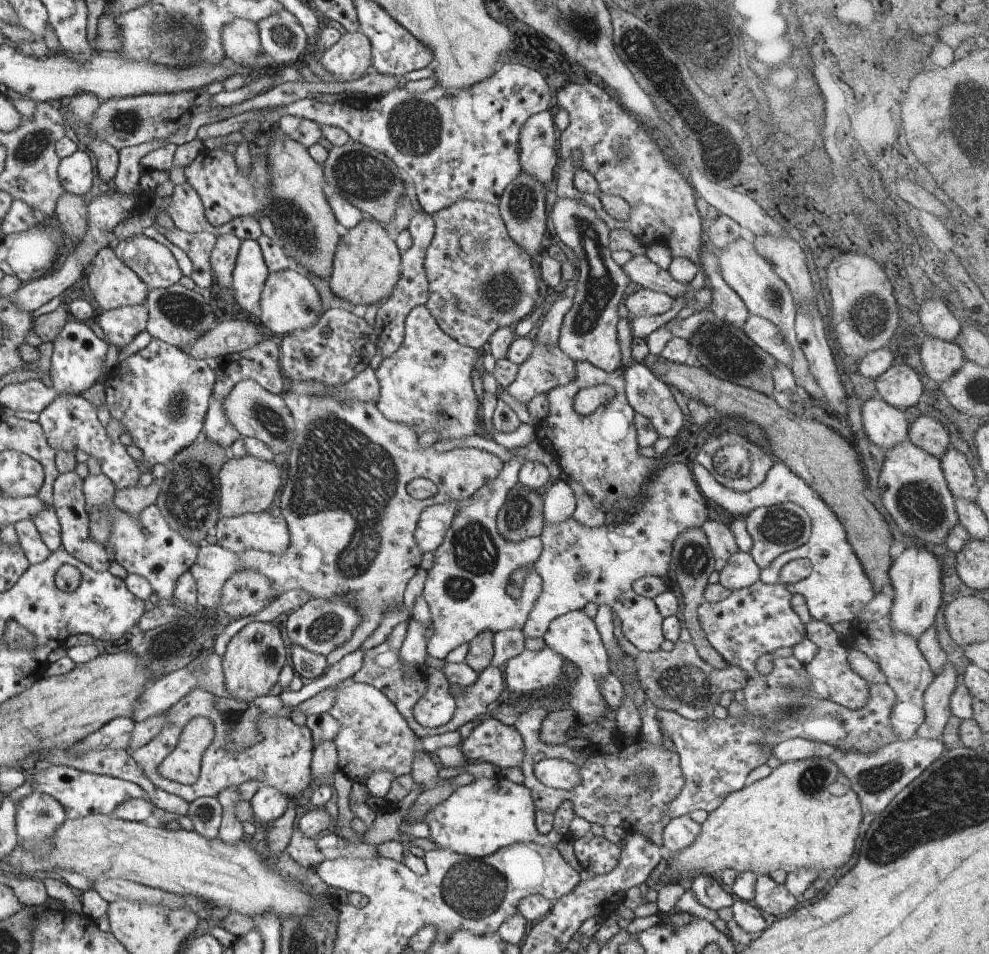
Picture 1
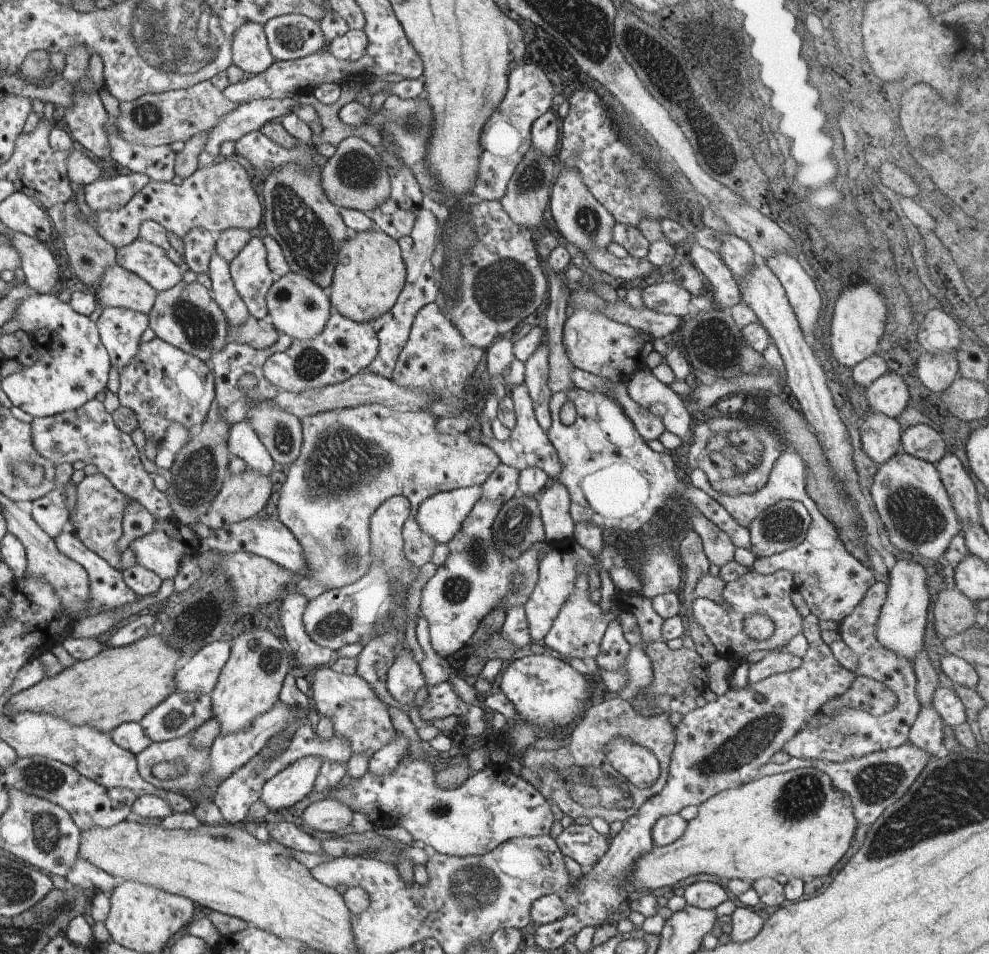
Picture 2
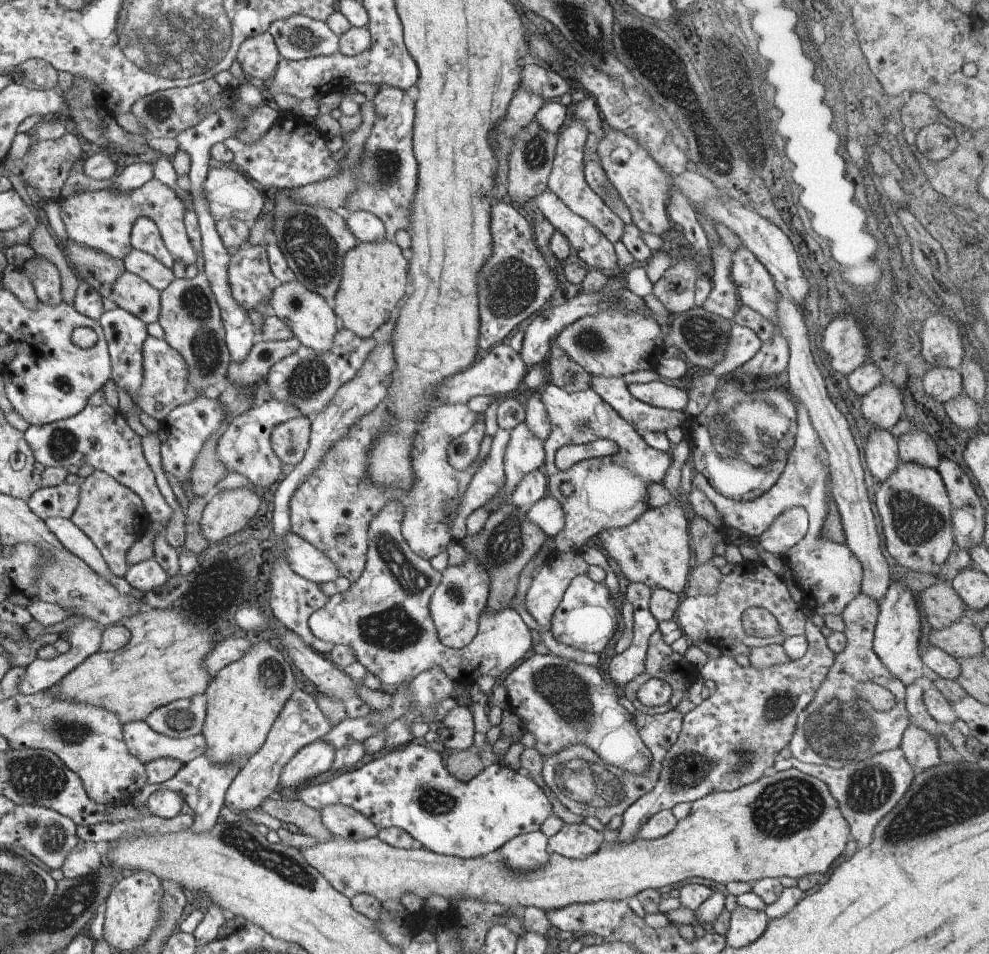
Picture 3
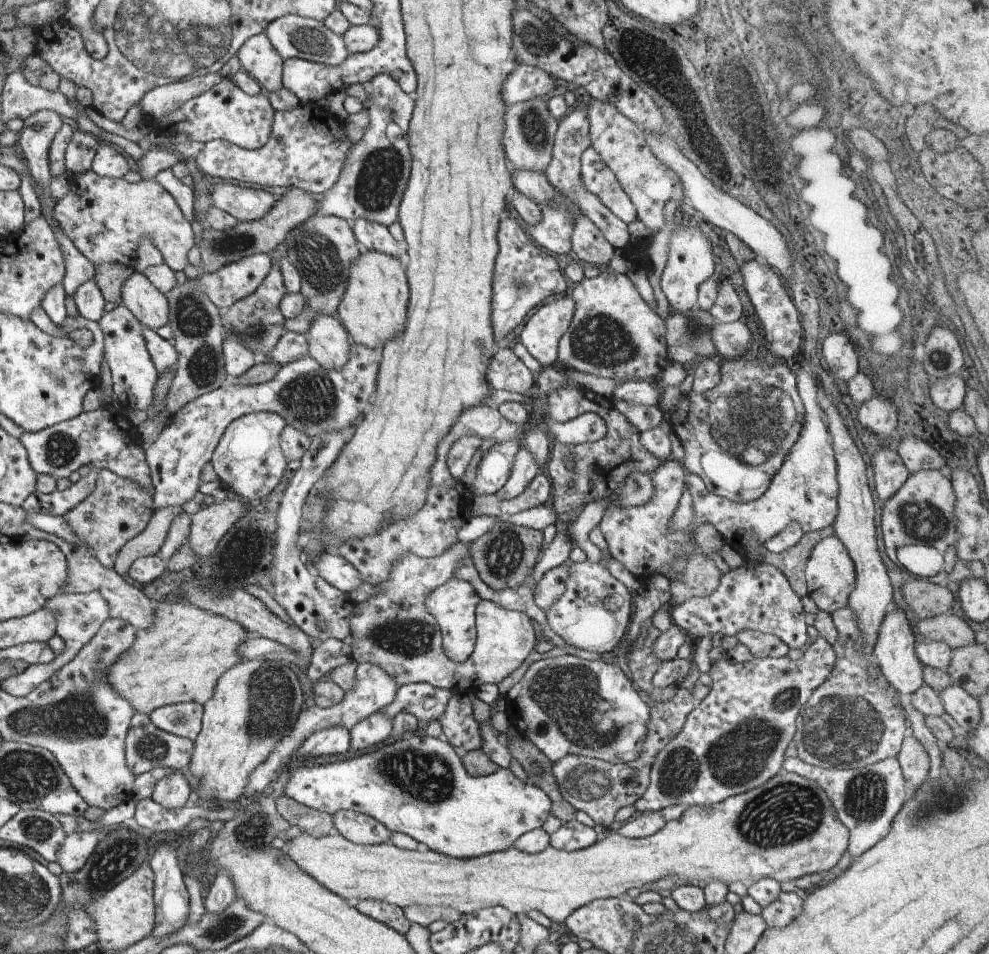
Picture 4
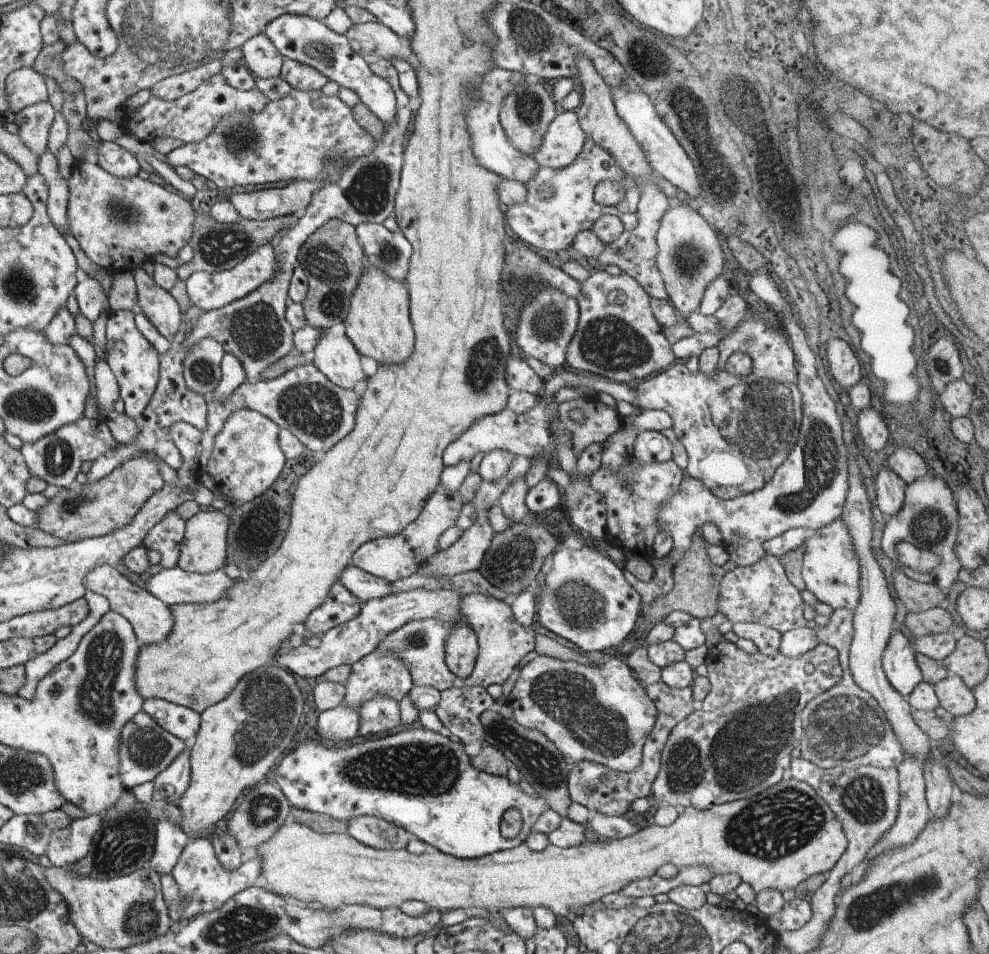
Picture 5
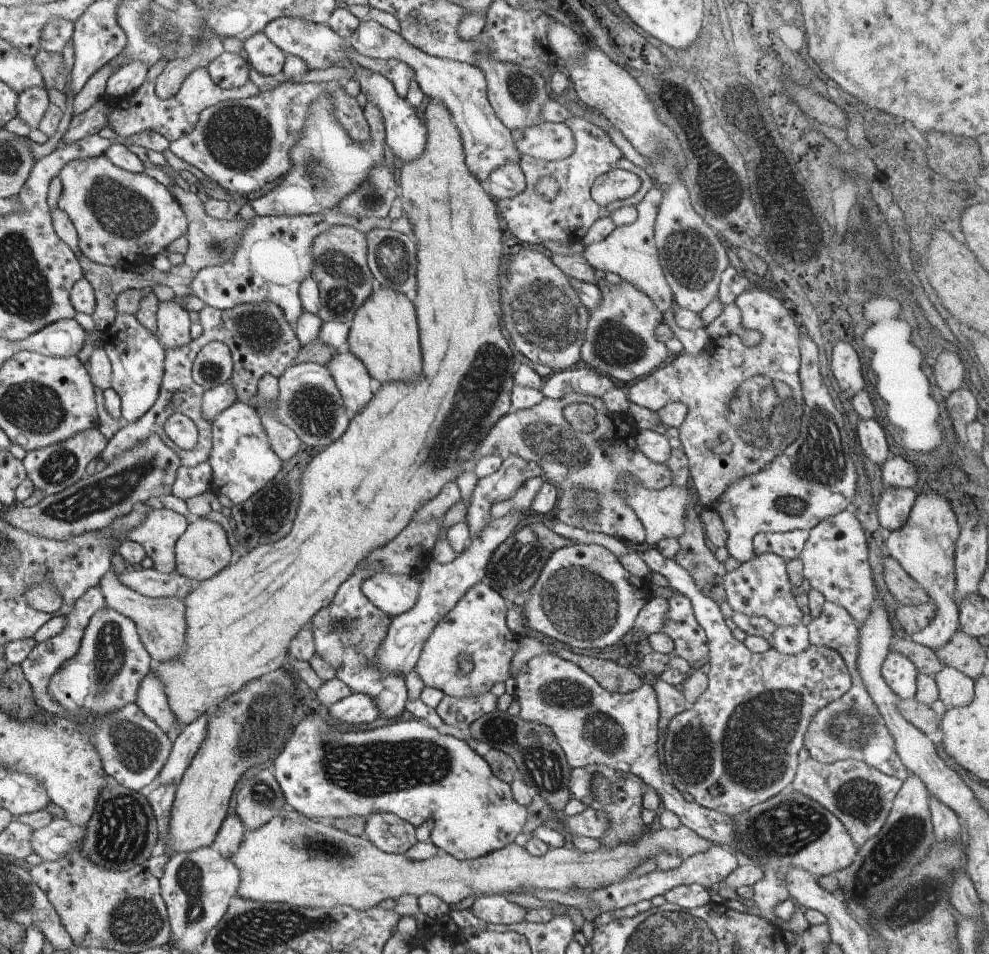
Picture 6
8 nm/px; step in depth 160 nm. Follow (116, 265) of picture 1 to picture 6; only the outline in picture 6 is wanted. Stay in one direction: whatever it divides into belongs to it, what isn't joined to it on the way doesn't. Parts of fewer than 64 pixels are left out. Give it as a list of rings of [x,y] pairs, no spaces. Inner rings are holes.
[[[177,299],[159,301],[156,336],[167,350],[186,346],[190,337],[190,316]]]

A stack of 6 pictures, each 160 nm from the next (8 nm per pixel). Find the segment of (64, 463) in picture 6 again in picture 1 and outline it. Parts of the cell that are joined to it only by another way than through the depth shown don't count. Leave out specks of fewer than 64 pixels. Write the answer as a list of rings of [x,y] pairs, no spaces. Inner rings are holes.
[[[58,396],[38,416],[38,424],[45,430],[49,444],[55,450],[64,450],[64,452],[76,453],[81,450],[90,458],[98,460],[101,473],[103,473],[114,485],[117,490],[134,488],[139,483],[142,472],[144,471],[140,464],[134,461],[127,452],[120,440],[114,440],[108,436],[106,427],[102,425],[98,418],[97,408],[80,396]]]

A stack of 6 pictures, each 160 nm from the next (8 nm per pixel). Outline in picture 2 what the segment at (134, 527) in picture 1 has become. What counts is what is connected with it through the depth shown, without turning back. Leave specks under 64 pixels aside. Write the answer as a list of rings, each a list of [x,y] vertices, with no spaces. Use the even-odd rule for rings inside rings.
[[[155,519],[153,531],[149,535],[137,538],[129,544],[136,557],[136,565],[143,566],[157,573],[163,580],[174,580],[181,568],[181,560],[186,557],[198,556],[201,541],[196,533],[178,520]]]

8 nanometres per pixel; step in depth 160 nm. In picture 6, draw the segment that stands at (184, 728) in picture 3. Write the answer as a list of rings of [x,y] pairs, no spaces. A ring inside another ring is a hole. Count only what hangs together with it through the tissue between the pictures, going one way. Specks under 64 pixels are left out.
[[[152,672],[142,679],[135,703],[140,710],[169,735],[176,734],[179,722],[170,708],[161,680]]]

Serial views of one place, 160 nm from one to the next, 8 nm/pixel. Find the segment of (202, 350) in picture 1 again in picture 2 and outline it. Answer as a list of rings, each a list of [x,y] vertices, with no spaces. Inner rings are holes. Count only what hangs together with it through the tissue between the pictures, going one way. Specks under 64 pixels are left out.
[[[249,316],[241,325],[230,327],[229,341],[255,349],[267,349],[278,340],[279,334],[268,318],[255,319]]]

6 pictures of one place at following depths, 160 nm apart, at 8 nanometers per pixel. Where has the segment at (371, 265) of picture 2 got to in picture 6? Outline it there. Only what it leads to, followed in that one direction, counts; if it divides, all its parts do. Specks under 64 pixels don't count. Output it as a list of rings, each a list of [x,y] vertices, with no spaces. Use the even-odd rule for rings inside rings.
[[[377,285],[349,324],[347,341],[372,377],[381,383],[417,379],[423,370],[420,331],[413,302],[405,294]]]

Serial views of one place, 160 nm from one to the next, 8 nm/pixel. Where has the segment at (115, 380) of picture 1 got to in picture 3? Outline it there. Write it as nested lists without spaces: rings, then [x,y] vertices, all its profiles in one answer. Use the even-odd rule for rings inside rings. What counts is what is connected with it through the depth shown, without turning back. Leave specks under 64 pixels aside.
[[[148,337],[144,342],[144,386],[140,395],[133,398],[133,402],[148,416],[163,422],[175,408],[204,395],[198,388],[187,391],[189,372],[188,362],[177,349],[172,348],[163,338]]]

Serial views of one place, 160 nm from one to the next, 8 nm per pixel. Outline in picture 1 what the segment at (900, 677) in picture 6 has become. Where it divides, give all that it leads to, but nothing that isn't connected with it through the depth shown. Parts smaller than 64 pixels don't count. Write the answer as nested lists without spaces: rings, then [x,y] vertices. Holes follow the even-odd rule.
[[[914,544],[899,554],[889,569],[890,591],[893,597],[891,627],[894,632],[900,632],[904,637],[912,635],[918,640],[922,633],[935,624],[934,618],[942,604],[941,574],[938,558],[924,546],[918,547]]]

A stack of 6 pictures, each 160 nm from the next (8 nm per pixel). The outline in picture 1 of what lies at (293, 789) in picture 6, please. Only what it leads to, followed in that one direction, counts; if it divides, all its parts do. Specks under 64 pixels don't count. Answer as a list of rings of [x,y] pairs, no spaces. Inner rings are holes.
[[[501,774],[493,779],[475,779],[470,784],[458,787],[450,797],[440,801],[422,818],[410,818],[414,808],[411,804],[406,810],[404,821],[412,825],[417,822],[426,823],[429,827],[429,837],[438,849],[467,857],[484,858],[494,854],[500,848],[512,846],[520,842],[534,842],[541,846],[554,846],[558,842],[572,838],[570,823],[574,820],[574,809],[570,804],[564,804],[554,811],[554,823],[548,834],[540,834],[536,829],[534,813],[537,809],[532,800],[531,792],[522,784],[514,783]]]

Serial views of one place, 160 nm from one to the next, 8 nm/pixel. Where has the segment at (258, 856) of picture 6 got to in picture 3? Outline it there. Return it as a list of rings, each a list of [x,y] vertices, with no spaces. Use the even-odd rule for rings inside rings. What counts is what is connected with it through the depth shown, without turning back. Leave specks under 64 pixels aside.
[[[788,769],[785,771],[771,772],[765,774],[762,778],[759,778],[753,783],[741,786],[733,791],[718,791],[715,793],[707,794],[705,797],[698,799],[691,803],[690,814],[686,816],[685,819],[680,819],[677,821],[674,830],[657,839],[640,839],[636,838],[632,842],[618,842],[614,846],[608,848],[607,850],[599,850],[595,852],[592,856],[585,859],[571,859],[563,857],[562,855],[553,853],[549,858],[547,863],[543,865],[541,869],[536,869],[530,873],[520,873],[519,871],[514,871],[510,869],[501,861],[501,856],[498,851],[494,851],[488,855],[481,857],[476,857],[473,859],[461,859],[458,857],[453,857],[450,855],[443,855],[440,853],[432,852],[427,848],[420,849],[403,849],[398,847],[390,846],[386,844],[380,838],[372,837],[369,839],[362,839],[357,841],[351,841],[348,839],[343,839],[342,837],[336,837],[324,841],[320,845],[313,848],[303,848],[301,853],[307,860],[308,864],[311,864],[320,874],[334,887],[334,890],[344,894],[346,898],[351,899],[357,894],[371,894],[375,896],[380,902],[387,900],[400,900],[403,894],[406,892],[412,892],[418,895],[422,900],[427,900],[431,894],[438,894],[444,896],[450,901],[457,901],[458,899],[478,899],[483,903],[498,903],[501,905],[506,905],[509,907],[538,907],[544,912],[550,909],[564,908],[565,906],[576,904],[576,903],[593,903],[596,901],[625,901],[627,902],[632,896],[637,896],[639,892],[644,889],[659,889],[662,886],[674,886],[678,882],[684,882],[684,880],[690,880],[690,878],[704,878],[704,880],[714,880],[714,882],[720,882],[720,884],[727,885],[729,882],[743,882],[751,883],[756,885],[760,879],[770,877],[773,879],[782,878],[782,876],[790,876],[790,878],[802,878],[804,875],[819,875],[828,872],[830,864],[843,854],[843,850],[846,843],[851,839],[851,828],[848,821],[844,818],[841,813],[839,802],[831,794],[830,789],[827,784],[824,784],[823,780],[818,780],[812,775],[804,774],[798,769]]]

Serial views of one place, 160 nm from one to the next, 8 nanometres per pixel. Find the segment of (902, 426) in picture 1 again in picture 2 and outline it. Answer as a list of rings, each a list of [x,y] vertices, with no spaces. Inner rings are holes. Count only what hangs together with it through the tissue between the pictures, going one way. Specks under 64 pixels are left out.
[[[872,410],[862,418],[859,430],[863,450],[876,464],[881,465],[896,453],[903,452],[903,430],[897,419]]]

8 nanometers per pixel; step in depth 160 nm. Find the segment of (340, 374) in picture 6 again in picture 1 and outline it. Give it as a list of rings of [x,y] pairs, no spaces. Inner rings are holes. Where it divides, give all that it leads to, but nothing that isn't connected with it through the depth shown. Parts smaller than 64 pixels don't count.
[[[292,267],[269,274],[261,294],[260,315],[256,320],[271,333],[288,335],[318,324],[325,310],[316,286],[308,280],[306,273]]]

